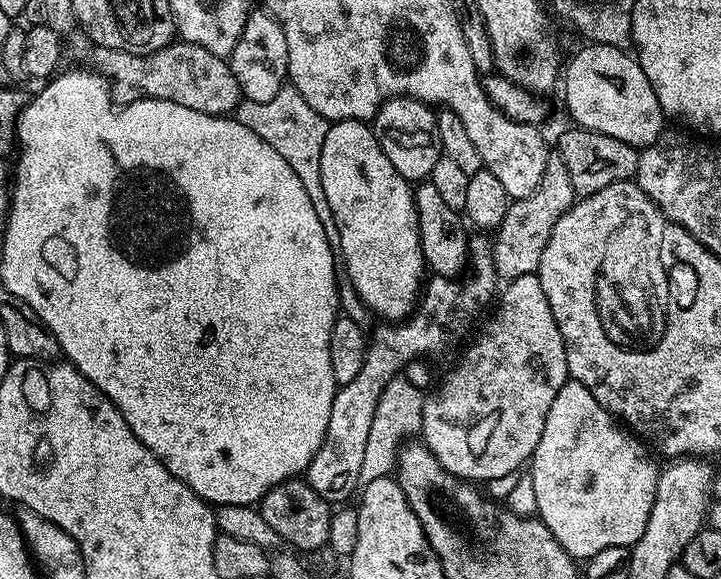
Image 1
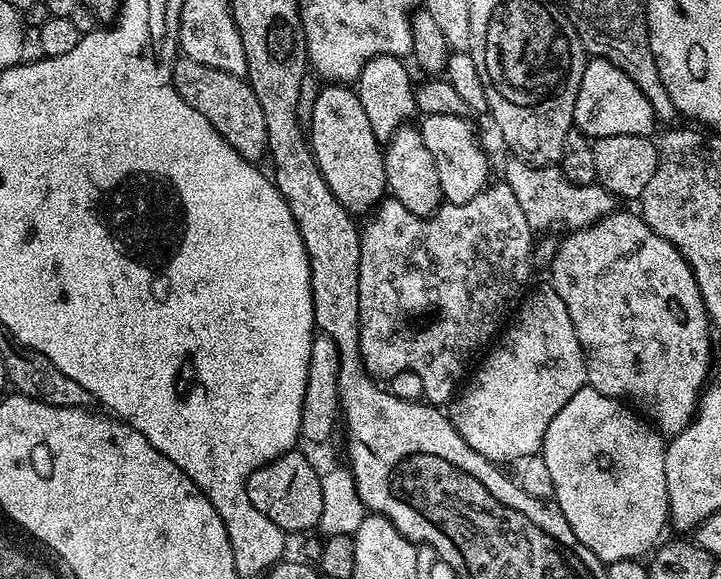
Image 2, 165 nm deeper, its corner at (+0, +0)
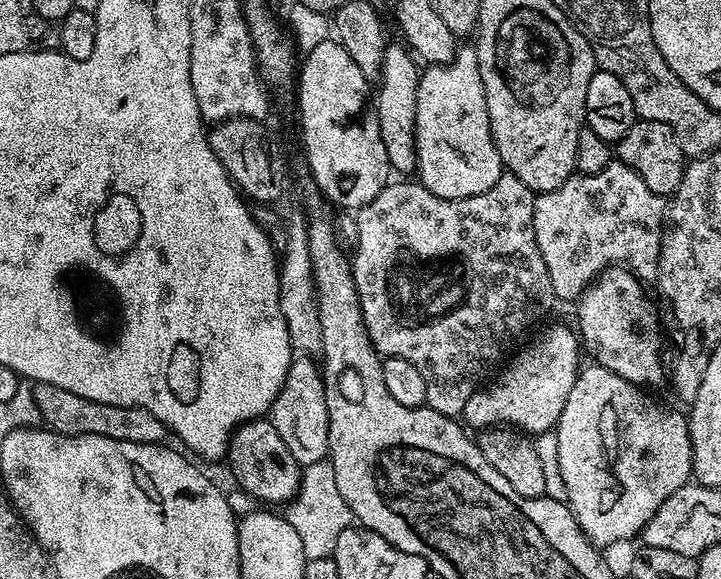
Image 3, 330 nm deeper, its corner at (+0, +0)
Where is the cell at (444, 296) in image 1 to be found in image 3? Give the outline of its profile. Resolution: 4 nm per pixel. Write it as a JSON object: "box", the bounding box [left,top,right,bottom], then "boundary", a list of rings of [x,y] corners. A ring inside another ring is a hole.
{"box":[350,171,554,417],"boundary":[[[505,171],[498,178],[498,182],[494,182],[494,186],[486,190],[486,194],[461,200],[438,198],[438,194],[430,194],[430,190],[423,188],[419,182],[412,184],[389,182],[376,197],[366,202],[366,206],[359,208],[355,216],[356,253],[351,253],[350,259],[354,286],[358,290],[362,306],[362,318],[366,322],[366,330],[370,334],[373,346],[381,357],[393,356],[406,358],[406,362],[414,362],[414,366],[422,370],[422,378],[426,378],[426,398],[430,402],[430,407],[443,416],[459,417],[468,399],[476,393],[476,389],[505,363],[506,357],[517,347],[516,340],[523,341],[533,331],[532,323],[542,319],[547,314],[548,307],[554,303],[550,274],[546,270],[546,262],[542,262],[542,254],[534,238],[534,193],[510,171]]]}

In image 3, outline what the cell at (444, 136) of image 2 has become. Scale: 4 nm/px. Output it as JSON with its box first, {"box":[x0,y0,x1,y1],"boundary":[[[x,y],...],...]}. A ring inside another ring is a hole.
{"box":[416,47,502,200],"boundary":[[[457,47],[448,63],[425,67],[420,73],[416,111],[416,172],[423,188],[447,200],[486,194],[486,190],[490,190],[490,186],[494,186],[502,175],[475,47]]]}

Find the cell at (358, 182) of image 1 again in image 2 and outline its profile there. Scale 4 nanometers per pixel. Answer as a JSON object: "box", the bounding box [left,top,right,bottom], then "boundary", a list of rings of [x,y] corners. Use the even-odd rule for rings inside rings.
{"box":[310,86,388,213],"boundary":[[[348,86],[321,87],[312,107],[310,123],[312,153],[334,198],[338,198],[348,212],[371,213],[385,199],[388,183],[381,141],[374,138],[374,130],[370,130],[370,121],[366,119],[366,110],[362,110],[362,102],[355,91]]]}

